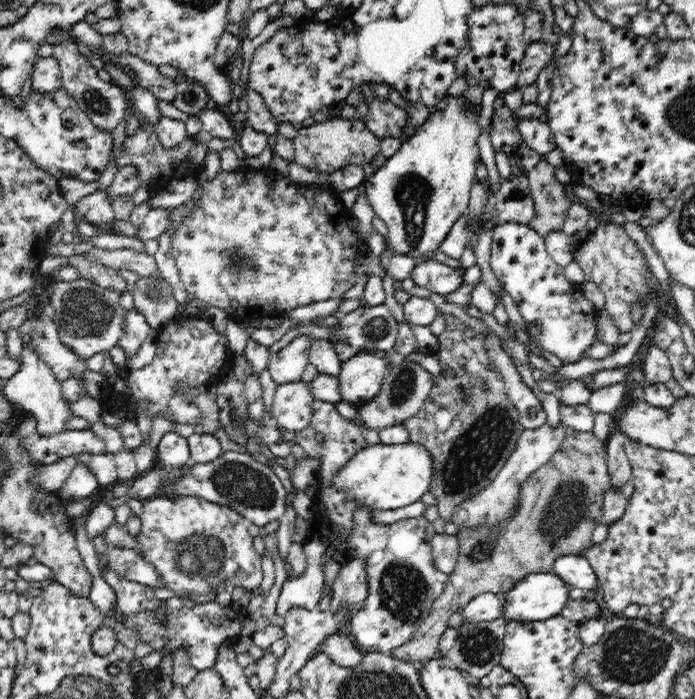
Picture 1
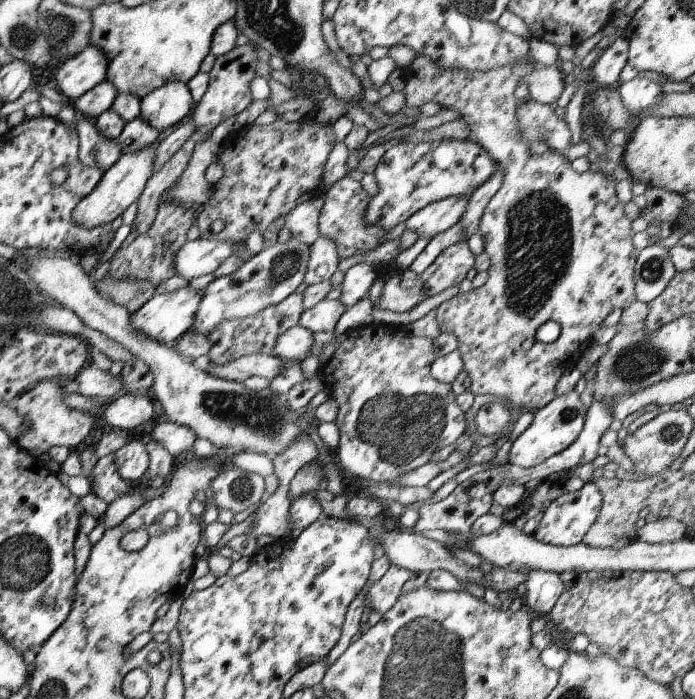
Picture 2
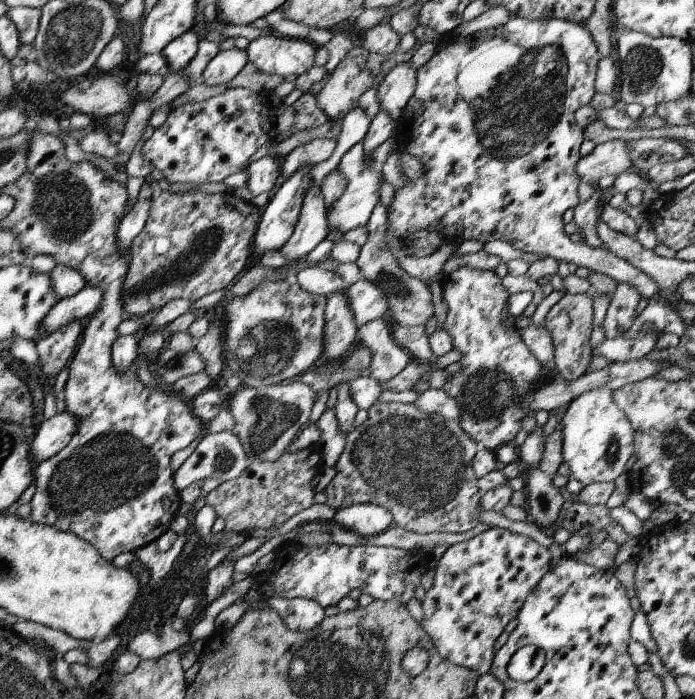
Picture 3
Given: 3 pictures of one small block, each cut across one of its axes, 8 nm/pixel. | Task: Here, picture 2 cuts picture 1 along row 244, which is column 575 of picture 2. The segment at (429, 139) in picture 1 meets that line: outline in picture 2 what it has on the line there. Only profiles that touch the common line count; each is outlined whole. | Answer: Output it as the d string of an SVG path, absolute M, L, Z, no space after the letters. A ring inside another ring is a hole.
M569 392L569 394L553 398L549 404L545 404L543 408L533 412L531 424L525 428L525 432L521 432L513 440L513 444L507 452L507 460L509 460L507 464L513 464L517 468L533 468L533 466L539 466L541 462L549 460L551 456L563 452L565 448L571 446L571 442L583 430L585 418L587 418L587 410L581 404L577 392Z

